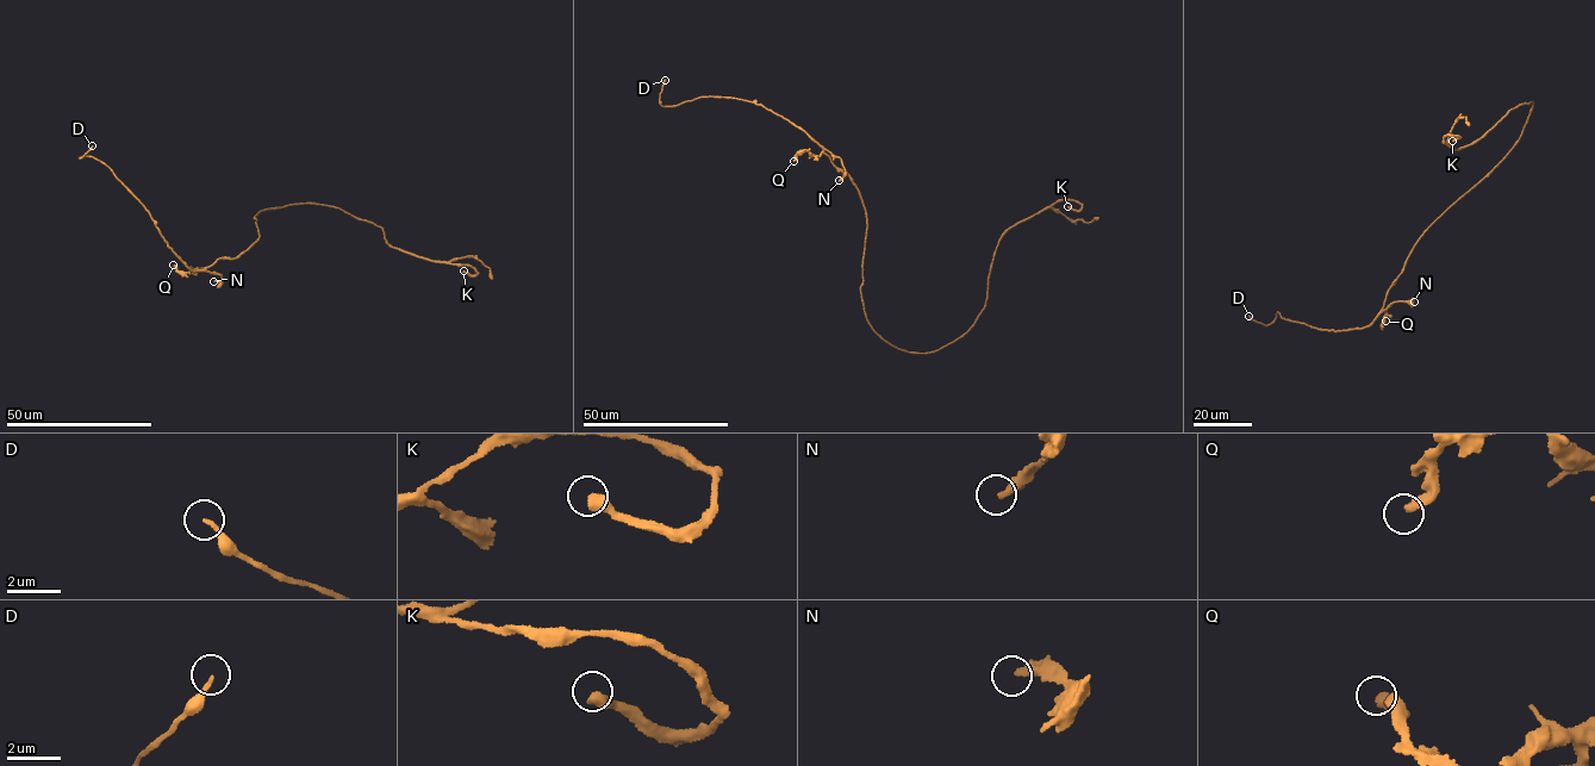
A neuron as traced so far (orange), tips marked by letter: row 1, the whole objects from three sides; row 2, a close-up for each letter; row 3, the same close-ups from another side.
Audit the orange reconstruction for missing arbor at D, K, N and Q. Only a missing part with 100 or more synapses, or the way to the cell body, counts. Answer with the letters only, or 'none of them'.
none of them

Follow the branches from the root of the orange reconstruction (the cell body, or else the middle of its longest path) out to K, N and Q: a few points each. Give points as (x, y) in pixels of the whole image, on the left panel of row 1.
K: (256, 220), (259, 211), (291, 204), (334, 206), (381, 228), (392, 247), (471, 266), (477, 274), (463, 271)
N: (256, 220), (260, 236), (249, 248), (234, 257), (220, 257), (205, 268), (220, 275), (220, 282), (213, 281)
Q: (256, 220), (260, 238), (236, 257), (220, 257), (209, 266), (186, 273), (173, 265)

